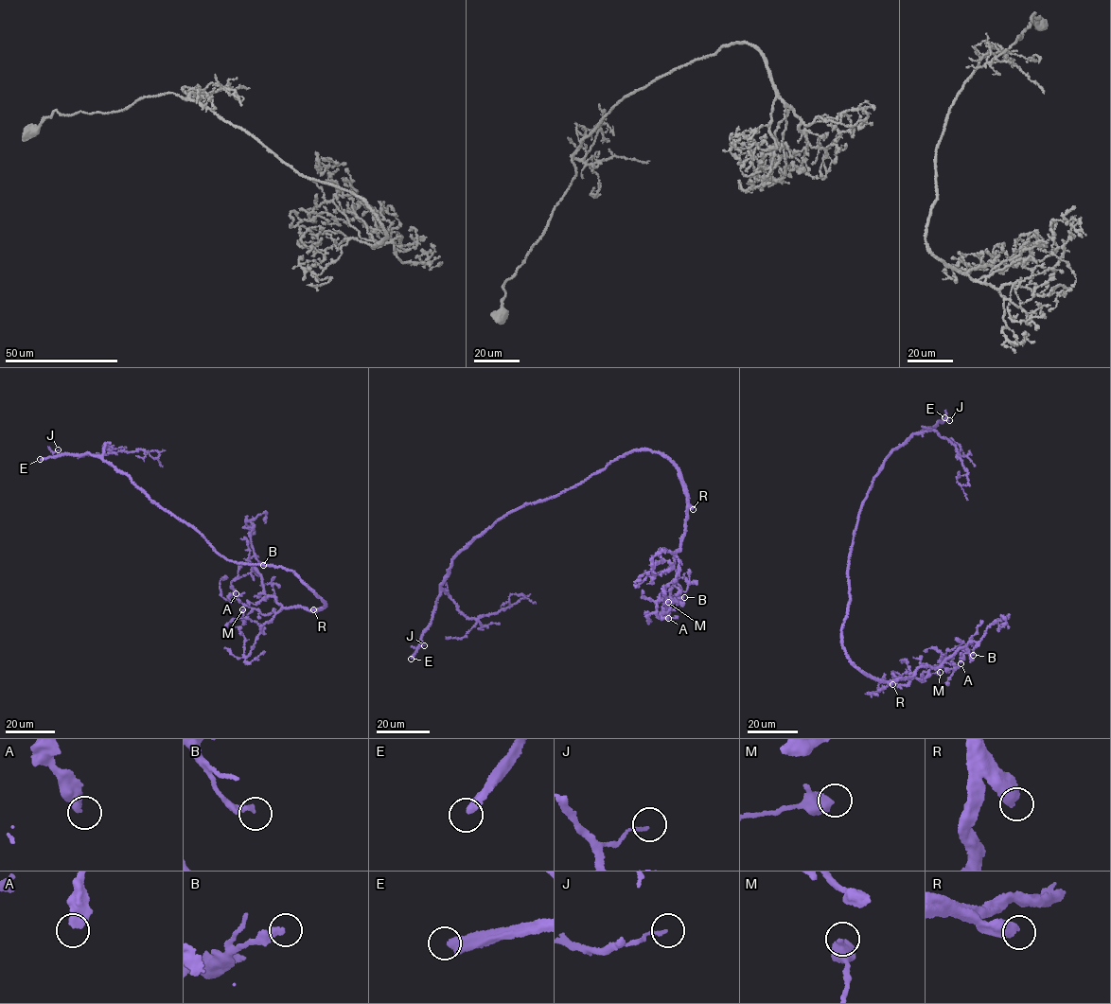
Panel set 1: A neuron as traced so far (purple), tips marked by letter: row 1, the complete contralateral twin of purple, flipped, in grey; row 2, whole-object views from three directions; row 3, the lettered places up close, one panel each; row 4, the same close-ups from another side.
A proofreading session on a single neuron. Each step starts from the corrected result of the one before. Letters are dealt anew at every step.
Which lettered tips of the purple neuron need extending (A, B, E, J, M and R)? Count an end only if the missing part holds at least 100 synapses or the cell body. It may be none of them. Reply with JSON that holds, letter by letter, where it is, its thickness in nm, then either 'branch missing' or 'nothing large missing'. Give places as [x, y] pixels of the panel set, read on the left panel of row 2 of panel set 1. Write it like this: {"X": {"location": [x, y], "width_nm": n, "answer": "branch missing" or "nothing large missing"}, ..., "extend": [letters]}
{"A": {"location": [236, 593], "width_nm": 480, "answer": "nothing large missing"}, "B": {"location": [263, 565], "width_nm": 280, "answer": "nothing large missing"}, "E": {"location": [40, 459], "width_nm": 420, "answer": "branch missing"}, "J": {"location": [58, 449], "width_nm": 130, "answer": "nothing large missing"}, "M": {"location": [242, 609], "width_nm": 550, "answer": "nothing large missing"}, "R": {"location": [313, 609], "width_nm": 500, "answer": "branch missing"}, "extend": ["E", "R"]}

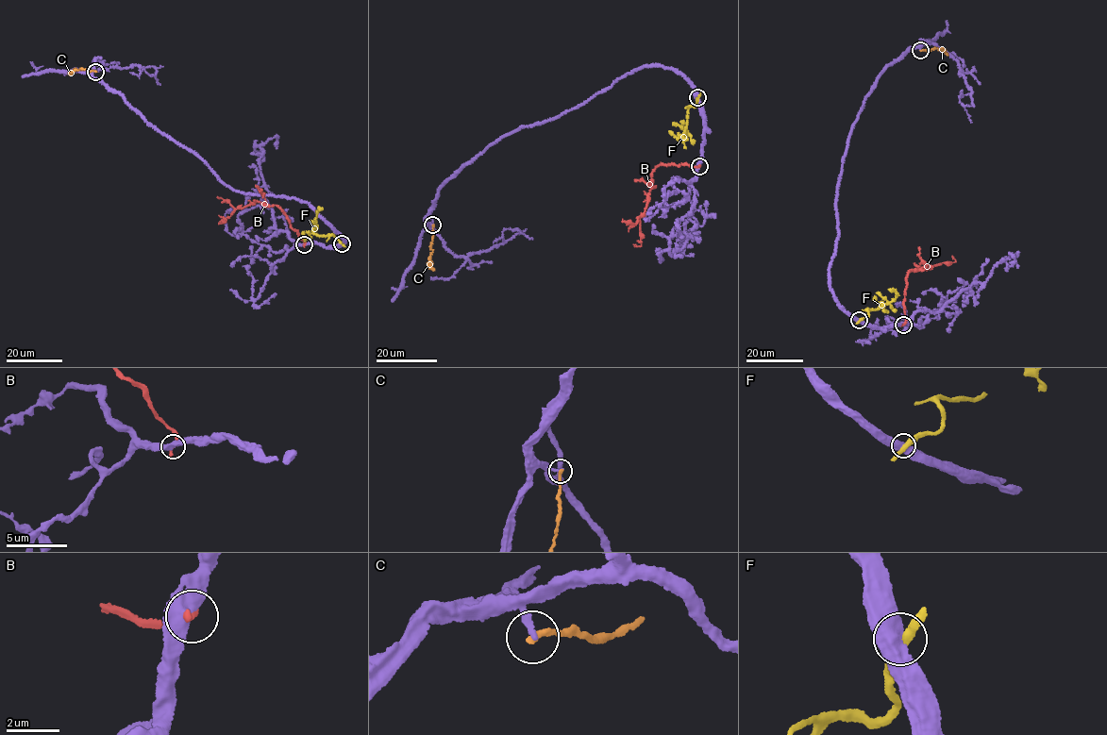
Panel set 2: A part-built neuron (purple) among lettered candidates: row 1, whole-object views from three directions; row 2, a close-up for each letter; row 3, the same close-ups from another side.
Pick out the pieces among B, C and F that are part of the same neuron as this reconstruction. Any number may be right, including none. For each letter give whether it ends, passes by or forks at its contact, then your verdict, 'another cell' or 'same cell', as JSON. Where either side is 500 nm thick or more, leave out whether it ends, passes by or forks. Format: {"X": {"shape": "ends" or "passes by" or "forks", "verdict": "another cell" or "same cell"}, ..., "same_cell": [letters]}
{"B": {"verdict": "another cell"}, "C": {"shape": "ends", "verdict": "another cell"}, "F": {"verdict": "another cell"}, "same_cell": []}

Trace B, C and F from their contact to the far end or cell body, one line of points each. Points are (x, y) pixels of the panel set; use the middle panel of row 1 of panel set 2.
B: (699, 166), (663, 163), (656, 167), (640, 218), (641, 244), (634, 244)
C: (432, 225), (430, 258), (433, 271)
F: (697, 97), (697, 106), (689, 108), (686, 134), (680, 121)

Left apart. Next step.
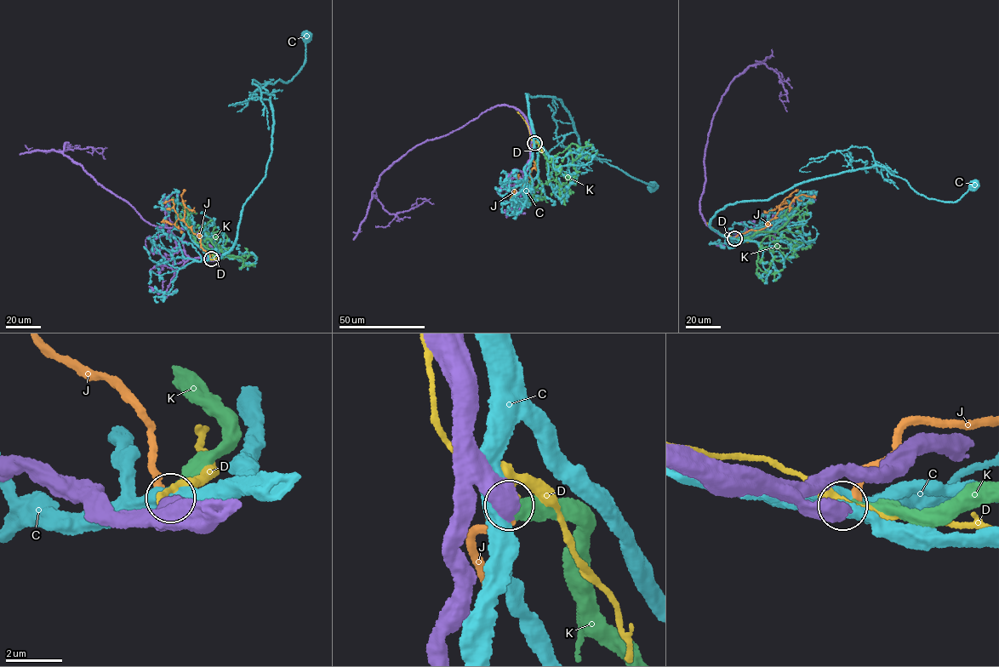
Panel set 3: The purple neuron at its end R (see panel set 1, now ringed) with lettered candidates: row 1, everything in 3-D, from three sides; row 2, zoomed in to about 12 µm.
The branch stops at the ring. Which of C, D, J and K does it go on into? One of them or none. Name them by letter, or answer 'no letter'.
K

